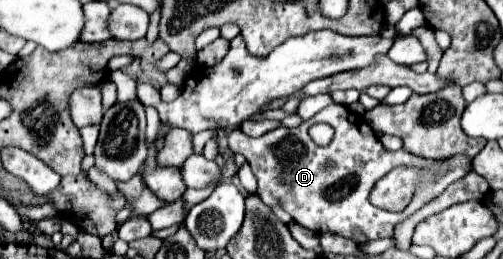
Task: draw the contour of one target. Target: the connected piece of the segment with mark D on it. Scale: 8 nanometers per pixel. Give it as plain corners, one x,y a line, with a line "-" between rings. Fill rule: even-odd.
330,104
326,110
320,110
312,120
302,122
298,128
274,128
260,138
246,136
240,128
232,130
228,136
228,146
232,152
244,154
252,172
258,180
258,194
264,204
280,206
288,212
298,224
314,232
332,232
344,238
350,238
354,228
360,228
368,240
390,238
394,228
404,222
412,212
420,210
427,202
440,195
450,184
463,178
470,172
470,158
457,154
446,160
428,160
408,150
400,148
396,152
386,150
376,138
374,130
362,118
352,116
348,106
-
314,122
328,122
334,128
334,138
330,146
318,146
308,136
308,128
-
396,166
408,166
426,169
422,180
417,184
414,202
402,212
388,212
372,206
368,194
372,186
-
429,170
429,171
427,171

